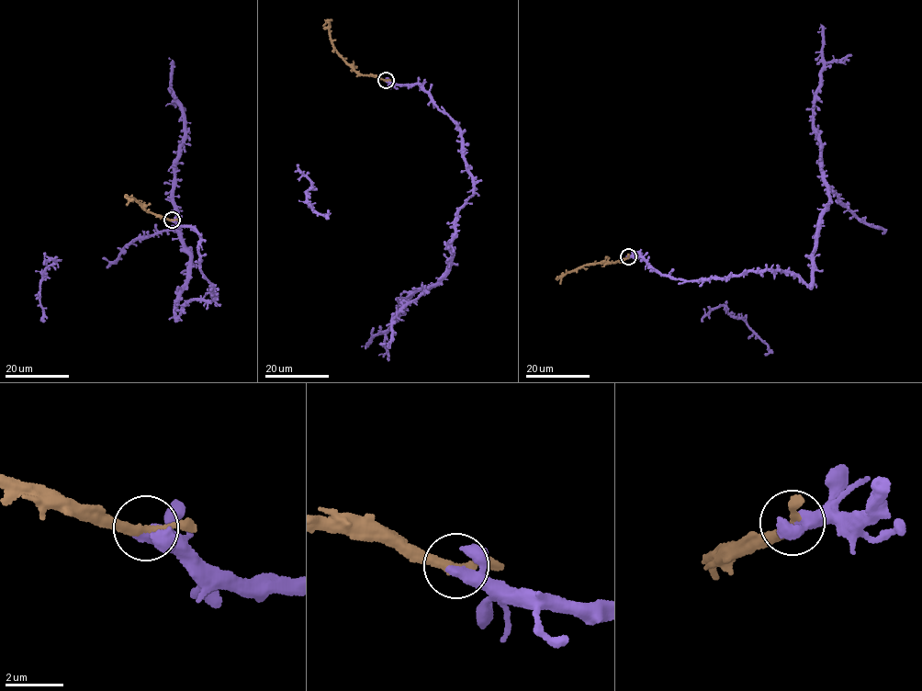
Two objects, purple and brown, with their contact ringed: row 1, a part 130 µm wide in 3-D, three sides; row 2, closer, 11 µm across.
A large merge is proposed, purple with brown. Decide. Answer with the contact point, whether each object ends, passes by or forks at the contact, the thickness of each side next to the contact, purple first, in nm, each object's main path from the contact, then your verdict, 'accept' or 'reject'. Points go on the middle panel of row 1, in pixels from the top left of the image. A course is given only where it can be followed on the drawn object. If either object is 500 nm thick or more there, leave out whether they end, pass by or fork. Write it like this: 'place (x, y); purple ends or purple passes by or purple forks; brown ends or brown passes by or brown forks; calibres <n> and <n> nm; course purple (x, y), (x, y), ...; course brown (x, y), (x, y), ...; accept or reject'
place (386, 80); purple passes by; brown passes by; calibres 360 and 240 nm; course purple (386, 80), (421, 85), (458, 129), (472, 195), (456, 219), (444, 275), (402, 300), (389, 326), (361, 346); course brown (385, 80), (359, 74), (334, 47), (329, 27), (324, 19); accept

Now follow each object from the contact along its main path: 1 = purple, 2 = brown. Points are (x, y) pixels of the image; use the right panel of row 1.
1: (628, 256), (639, 253), (662, 274), (688, 281), (766, 269), (810, 284), (829, 200), (814, 121), (821, 24)
2: (627, 257), (615, 263), (581, 266), (556, 279)

